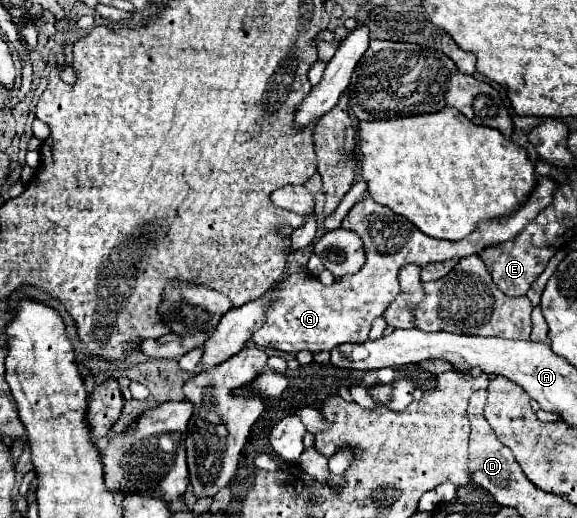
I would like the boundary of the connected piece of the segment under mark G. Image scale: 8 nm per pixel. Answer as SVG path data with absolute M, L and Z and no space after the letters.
M542 178L532 190L532 196L528 196L528 200L512 216L508 216L508 220L484 220L484 224L480 224L480 228L476 228L472 236L466 236L466 240L458 242L424 236L424 232L416 230L416 226L404 220L404 216L396 216L392 210L382 208L382 204L376 204L370 196L362 198L352 206L342 222L342 228L356 232L364 242L366 264L362 266L362 270L338 278L332 286L324 286L316 276L310 276L308 272L286 276L272 296L272 302L264 314L266 318L262 328L252 336L254 344L298 354L302 350L332 350L346 342L366 342L372 322L382 316L388 304L398 296L398 270L402 266L424 266L430 262L446 262L450 258L466 258L480 254L486 246L496 246L500 242L512 240L530 220L536 218L540 210L544 210L552 202L554 190L556 182L552 178Z

